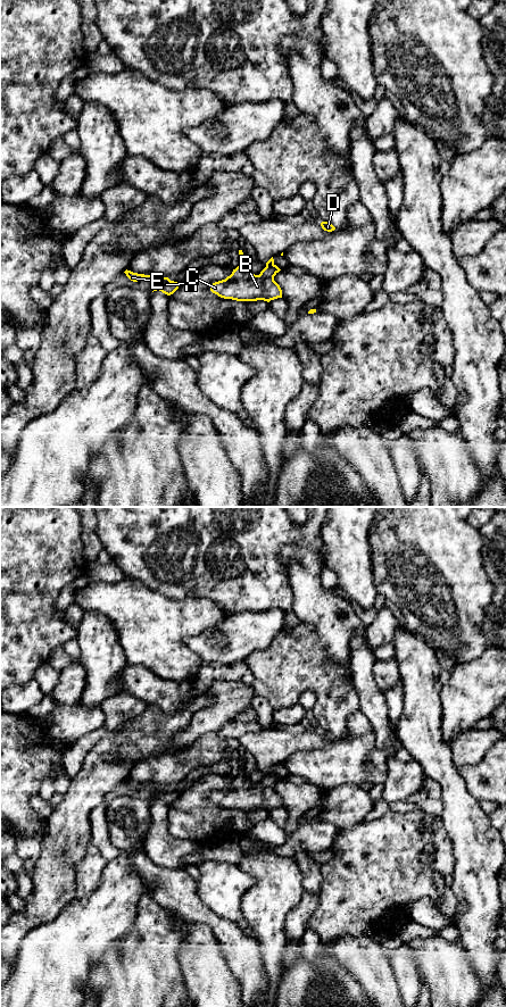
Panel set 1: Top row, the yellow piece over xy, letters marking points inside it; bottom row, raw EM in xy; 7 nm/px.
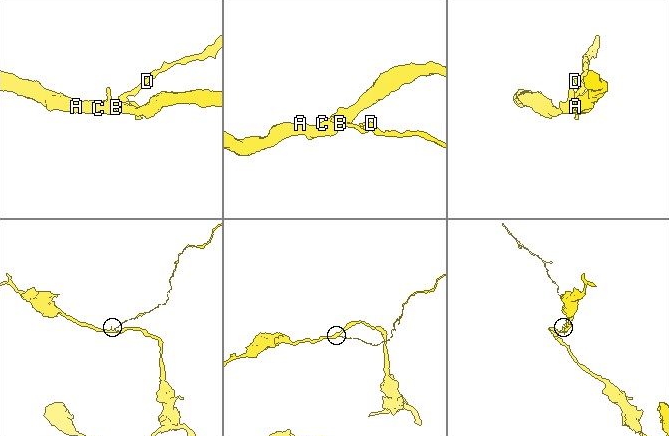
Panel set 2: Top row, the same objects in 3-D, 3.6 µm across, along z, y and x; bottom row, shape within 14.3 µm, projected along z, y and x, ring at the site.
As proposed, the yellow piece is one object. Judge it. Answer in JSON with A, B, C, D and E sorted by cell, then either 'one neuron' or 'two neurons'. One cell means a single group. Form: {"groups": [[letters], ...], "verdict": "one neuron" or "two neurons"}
{"groups": [["A", "B", "C", "E"], ["D"]], "verdict": "two neurons"}

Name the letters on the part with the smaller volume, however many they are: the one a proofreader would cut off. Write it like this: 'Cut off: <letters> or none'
Cut off: D

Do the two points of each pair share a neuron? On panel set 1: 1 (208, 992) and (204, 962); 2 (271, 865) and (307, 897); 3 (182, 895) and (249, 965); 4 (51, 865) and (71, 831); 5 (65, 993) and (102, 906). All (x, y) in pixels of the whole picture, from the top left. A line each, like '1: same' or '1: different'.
1: same
2: different
3: same
4: same
5: same

